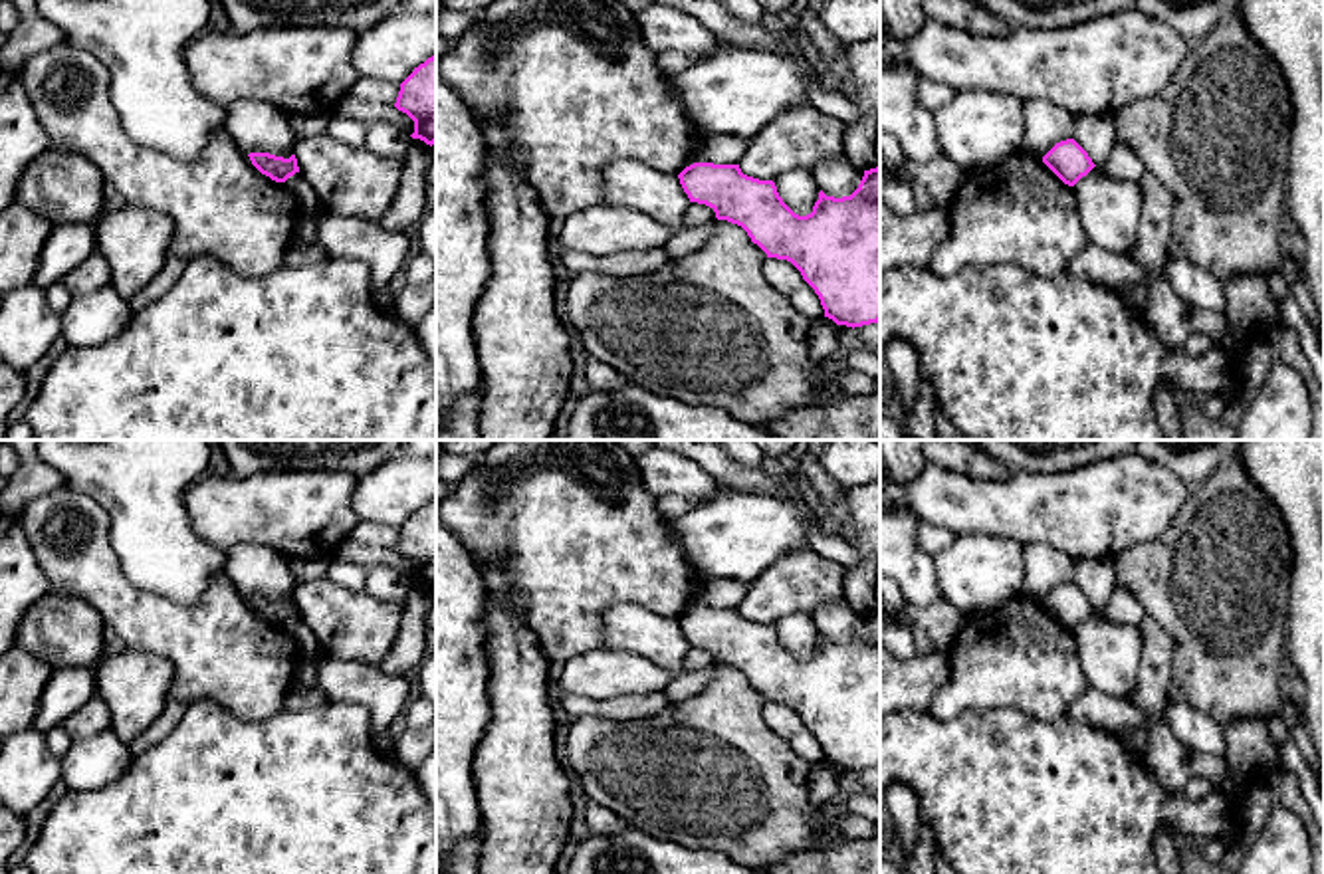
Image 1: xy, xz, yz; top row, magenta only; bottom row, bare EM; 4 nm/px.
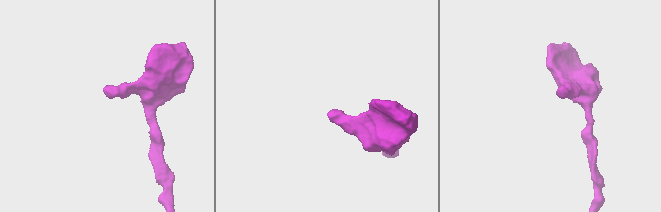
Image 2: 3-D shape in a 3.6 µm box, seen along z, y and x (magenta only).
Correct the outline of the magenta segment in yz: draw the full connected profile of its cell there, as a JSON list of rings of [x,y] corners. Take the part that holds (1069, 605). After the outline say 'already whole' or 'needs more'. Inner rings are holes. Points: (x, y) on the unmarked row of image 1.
[[[1074,583],[1056,587],[1043,601],[1043,606],[1068,630],[1074,630],[1096,610]]]; already whole

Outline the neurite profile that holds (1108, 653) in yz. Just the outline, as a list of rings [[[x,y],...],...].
[[[1094,610],[1072,634],[1090,690],[1116,700],[1130,700],[1138,686],[1142,660],[1140,628],[1112,622]]]

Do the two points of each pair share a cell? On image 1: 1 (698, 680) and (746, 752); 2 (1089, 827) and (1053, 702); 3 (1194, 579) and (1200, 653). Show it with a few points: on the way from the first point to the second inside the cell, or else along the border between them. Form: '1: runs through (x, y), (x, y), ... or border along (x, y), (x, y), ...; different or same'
1: border along (716, 664), (714, 676), (702, 692), (672, 702); different
2: border along (1011, 706), (1045, 720), (1065, 716); different
3: runs through (1200, 597), (1200, 635); same

